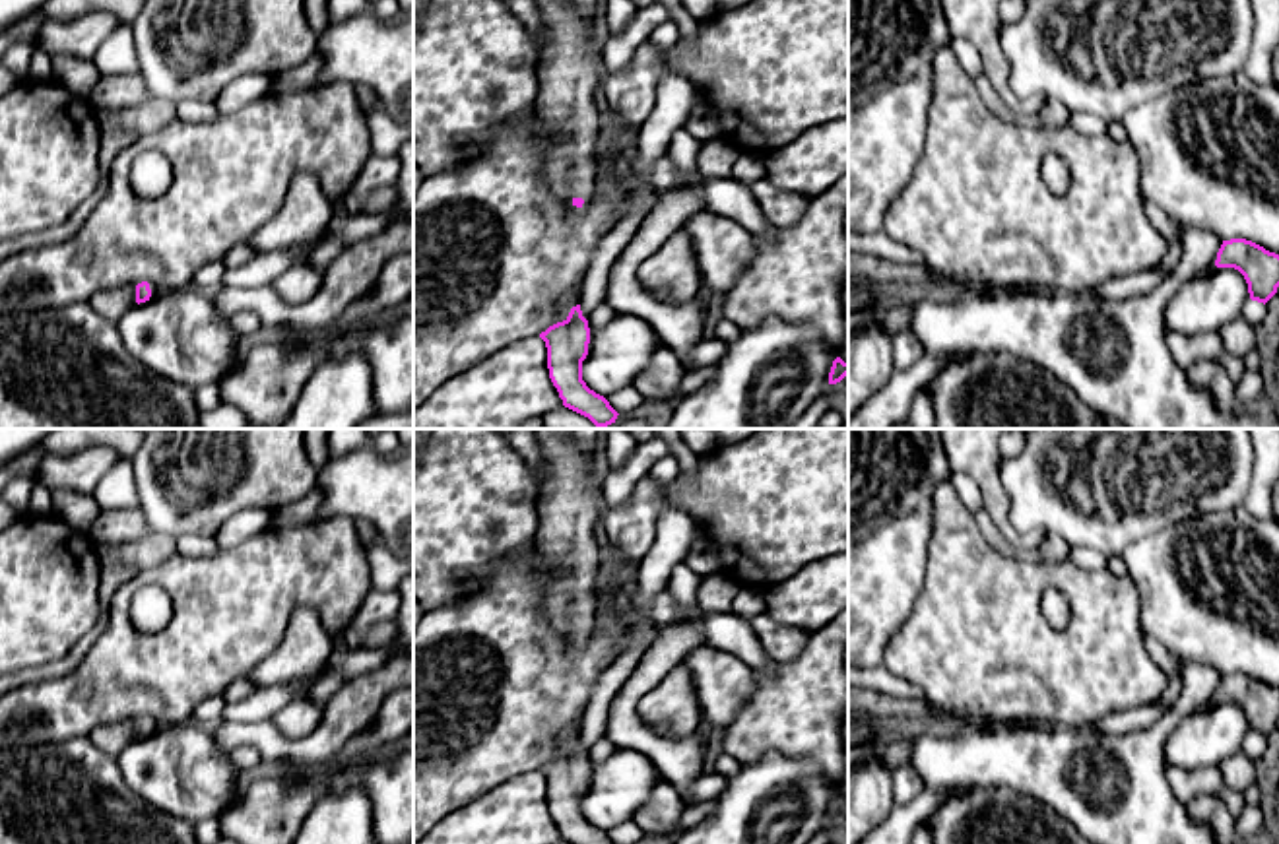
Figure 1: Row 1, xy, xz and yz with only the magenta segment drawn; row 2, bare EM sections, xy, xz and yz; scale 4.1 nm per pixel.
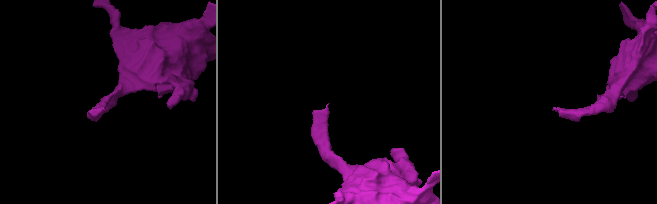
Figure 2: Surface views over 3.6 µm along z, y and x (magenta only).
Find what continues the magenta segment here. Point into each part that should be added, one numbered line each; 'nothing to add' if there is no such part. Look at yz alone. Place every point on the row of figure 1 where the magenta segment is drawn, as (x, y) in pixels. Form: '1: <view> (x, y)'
nothing to add

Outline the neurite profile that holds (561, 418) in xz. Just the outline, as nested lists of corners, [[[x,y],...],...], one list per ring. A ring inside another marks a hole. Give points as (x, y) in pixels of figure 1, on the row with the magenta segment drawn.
[[[563,406],[543,415],[543,429],[598,429],[598,427],[588,417]]]

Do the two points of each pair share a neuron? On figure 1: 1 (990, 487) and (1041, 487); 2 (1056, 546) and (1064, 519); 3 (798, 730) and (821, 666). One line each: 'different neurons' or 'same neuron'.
1: different neurons
2: different neurons
3: same neuron

